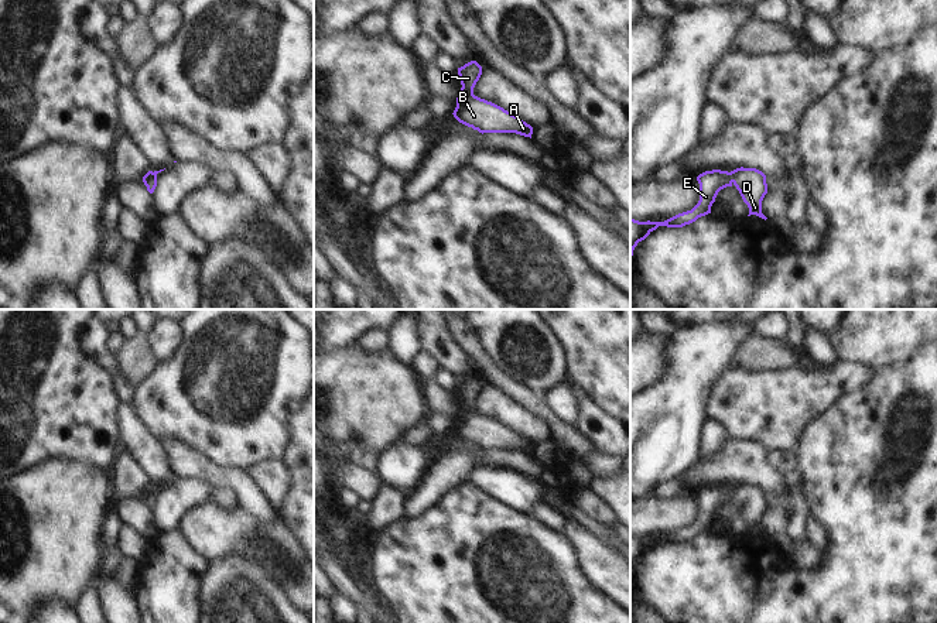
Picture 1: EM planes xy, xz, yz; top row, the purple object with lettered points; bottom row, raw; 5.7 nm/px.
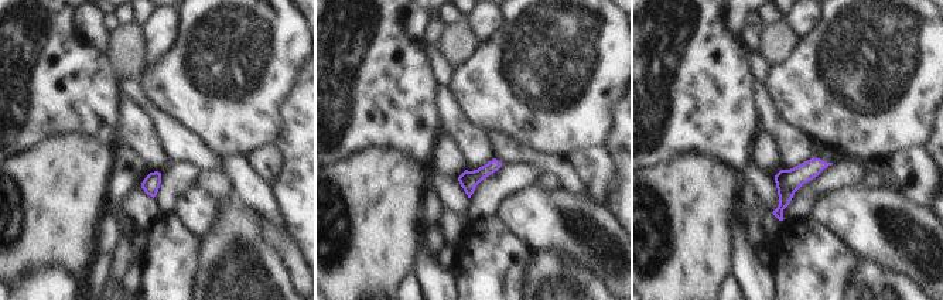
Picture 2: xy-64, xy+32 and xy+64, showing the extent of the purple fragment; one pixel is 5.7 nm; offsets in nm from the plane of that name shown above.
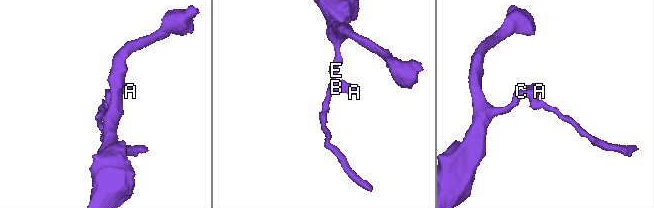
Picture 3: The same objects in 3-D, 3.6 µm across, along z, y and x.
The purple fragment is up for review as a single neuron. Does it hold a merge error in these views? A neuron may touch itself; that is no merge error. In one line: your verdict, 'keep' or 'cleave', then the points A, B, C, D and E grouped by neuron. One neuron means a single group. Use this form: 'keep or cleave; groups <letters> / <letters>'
keep; groups A B C D E

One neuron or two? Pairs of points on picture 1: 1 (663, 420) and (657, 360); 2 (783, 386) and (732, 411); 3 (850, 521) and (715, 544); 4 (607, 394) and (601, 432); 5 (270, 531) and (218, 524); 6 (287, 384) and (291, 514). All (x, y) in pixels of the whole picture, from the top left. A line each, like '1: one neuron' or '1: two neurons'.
1: two neurons
2: one neuron
3: one neuron
4: two neurons
5: one neuron
6: two neurons

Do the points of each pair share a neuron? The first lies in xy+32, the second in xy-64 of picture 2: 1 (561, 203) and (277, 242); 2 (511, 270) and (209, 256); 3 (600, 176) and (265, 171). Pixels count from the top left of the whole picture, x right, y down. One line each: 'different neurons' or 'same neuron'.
1: same neuron
2: different neurons
3: same neuron

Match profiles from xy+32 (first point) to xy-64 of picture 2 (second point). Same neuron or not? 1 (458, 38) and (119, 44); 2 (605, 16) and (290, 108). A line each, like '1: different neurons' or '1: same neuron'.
1: same neuron
2: different neurons

